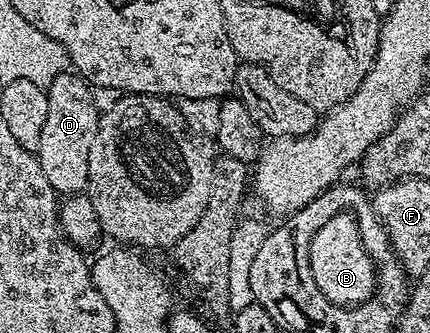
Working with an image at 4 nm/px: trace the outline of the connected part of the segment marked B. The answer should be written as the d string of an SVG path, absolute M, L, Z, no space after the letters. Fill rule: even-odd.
M342 212L321 224L308 242L311 273L318 291L335 306L354 307L373 296L377 283L374 261L367 255L358 229L358 221L349 213Z

